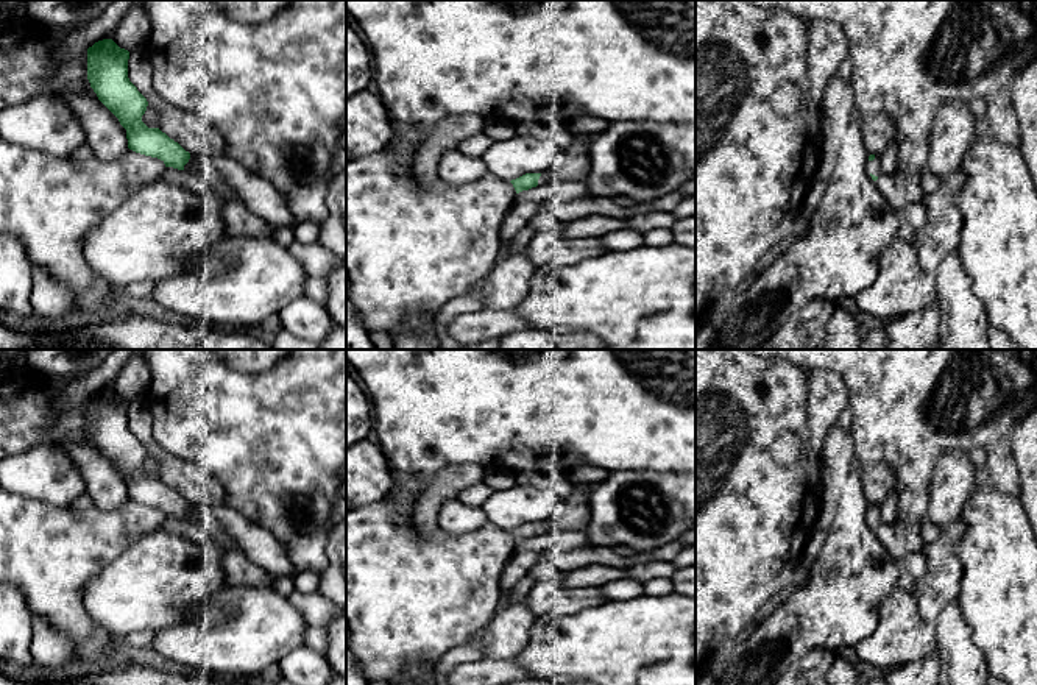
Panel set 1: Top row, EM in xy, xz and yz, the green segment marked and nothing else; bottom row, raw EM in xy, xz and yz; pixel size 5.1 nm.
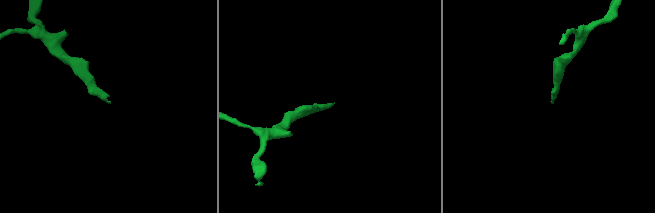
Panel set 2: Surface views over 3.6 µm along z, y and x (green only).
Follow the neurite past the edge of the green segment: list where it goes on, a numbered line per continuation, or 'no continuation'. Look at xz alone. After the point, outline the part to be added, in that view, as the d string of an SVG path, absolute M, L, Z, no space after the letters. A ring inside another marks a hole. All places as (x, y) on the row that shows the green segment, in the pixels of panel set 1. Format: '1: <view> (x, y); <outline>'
1: xz (546, 178); M544 172L544 173L541 173L541 176L538 179L538 186L549 186L552 183L555 183L554 172Z

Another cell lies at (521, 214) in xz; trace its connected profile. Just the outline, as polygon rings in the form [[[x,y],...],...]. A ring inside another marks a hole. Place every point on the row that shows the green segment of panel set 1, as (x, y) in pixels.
[[[533,201],[515,203],[501,226],[501,239],[513,242],[516,234],[540,214],[540,204]]]

